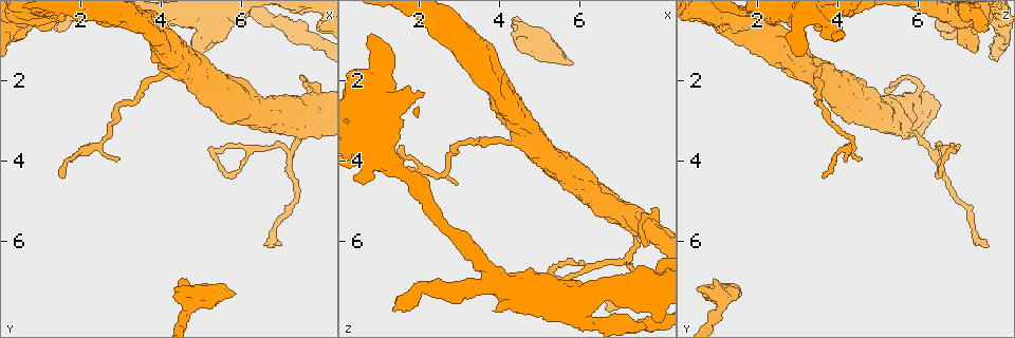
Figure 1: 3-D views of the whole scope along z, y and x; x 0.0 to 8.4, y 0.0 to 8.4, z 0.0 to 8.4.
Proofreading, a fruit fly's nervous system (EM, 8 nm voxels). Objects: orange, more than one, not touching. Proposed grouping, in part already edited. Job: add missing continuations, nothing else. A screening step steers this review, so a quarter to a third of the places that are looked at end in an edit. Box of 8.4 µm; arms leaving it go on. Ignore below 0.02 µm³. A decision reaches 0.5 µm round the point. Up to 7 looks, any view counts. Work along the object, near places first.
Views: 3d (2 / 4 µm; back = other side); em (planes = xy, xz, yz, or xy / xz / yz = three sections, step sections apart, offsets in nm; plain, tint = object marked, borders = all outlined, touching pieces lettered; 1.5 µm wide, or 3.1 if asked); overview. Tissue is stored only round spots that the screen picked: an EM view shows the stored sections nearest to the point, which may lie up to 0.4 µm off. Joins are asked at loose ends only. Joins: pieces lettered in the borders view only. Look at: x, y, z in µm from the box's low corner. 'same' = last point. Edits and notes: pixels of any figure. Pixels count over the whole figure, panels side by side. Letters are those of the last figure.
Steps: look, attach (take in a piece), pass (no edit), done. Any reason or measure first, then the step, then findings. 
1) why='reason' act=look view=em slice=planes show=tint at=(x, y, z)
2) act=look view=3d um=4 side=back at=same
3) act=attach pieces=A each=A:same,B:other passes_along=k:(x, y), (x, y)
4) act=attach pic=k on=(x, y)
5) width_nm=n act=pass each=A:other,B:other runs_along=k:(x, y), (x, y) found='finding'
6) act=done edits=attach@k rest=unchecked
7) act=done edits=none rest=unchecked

act=look view=3d um=4 at=(1.30, 0.65, 7.65)

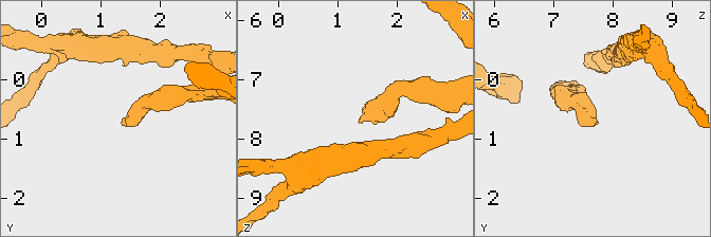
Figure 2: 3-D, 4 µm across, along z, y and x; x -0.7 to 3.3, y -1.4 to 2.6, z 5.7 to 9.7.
why='now the EM' act=look view=em slice=xz step=4 show=borders at=(1.35, 0.60, 7.70)

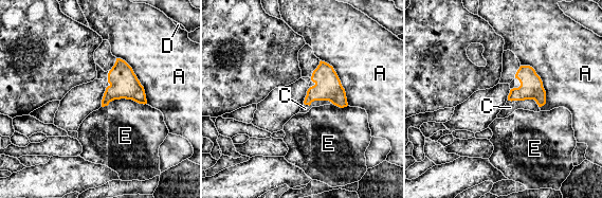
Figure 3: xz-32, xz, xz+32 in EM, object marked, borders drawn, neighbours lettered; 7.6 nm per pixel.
why='cut it another way' act=look view=em slice=planes show=borders at=same

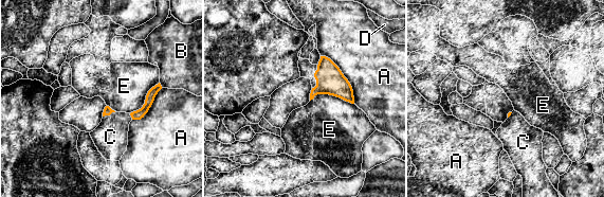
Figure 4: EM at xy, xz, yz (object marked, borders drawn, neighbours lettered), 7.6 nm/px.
act=attach pieces=C each=A:other,B:other,C:same,D:other,E:other found='it goes on there'

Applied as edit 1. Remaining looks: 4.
why='see it whole again' act=look view=overview

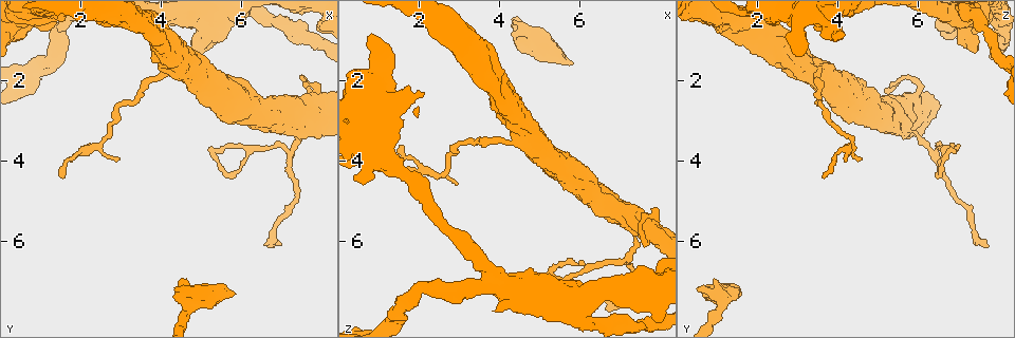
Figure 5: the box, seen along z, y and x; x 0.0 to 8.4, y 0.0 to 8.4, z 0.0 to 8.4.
why='long arm stops here' act=look view=em slice=xy step=4 show=tint at=(6.70, 6.10, 7.65)

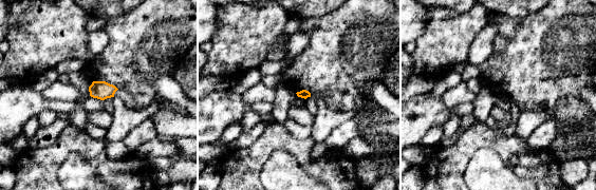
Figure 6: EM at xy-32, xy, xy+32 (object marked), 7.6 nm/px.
act=look view=em slice=planes show=borders at=same

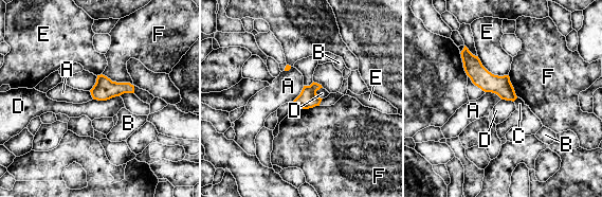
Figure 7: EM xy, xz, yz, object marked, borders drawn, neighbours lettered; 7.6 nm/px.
act=pass each=A:other,B:other,C:other,D:other,E:other,F:other border=7:(486, 91), (496, 93), (502, 99) found='no lettered piece goes on from it'

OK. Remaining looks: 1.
act=done edits=attach@4 rest=unchecked

